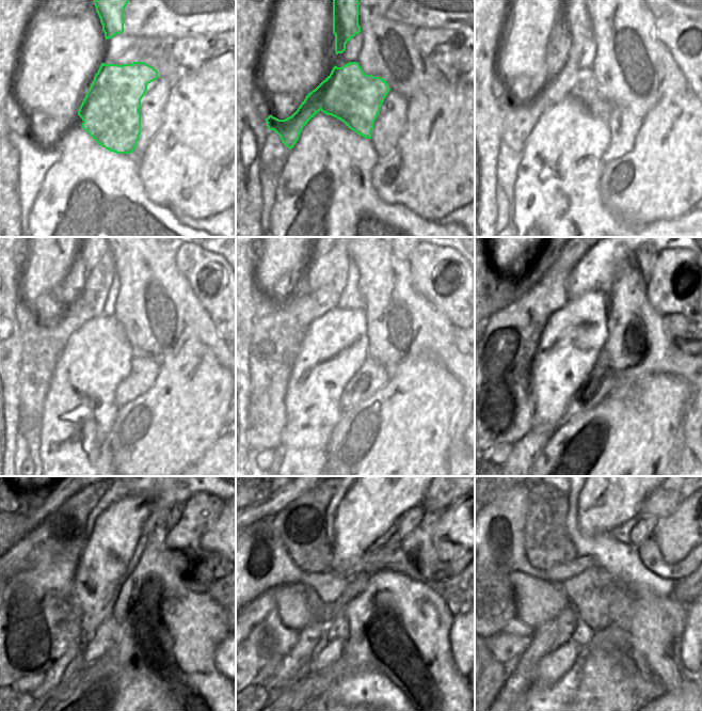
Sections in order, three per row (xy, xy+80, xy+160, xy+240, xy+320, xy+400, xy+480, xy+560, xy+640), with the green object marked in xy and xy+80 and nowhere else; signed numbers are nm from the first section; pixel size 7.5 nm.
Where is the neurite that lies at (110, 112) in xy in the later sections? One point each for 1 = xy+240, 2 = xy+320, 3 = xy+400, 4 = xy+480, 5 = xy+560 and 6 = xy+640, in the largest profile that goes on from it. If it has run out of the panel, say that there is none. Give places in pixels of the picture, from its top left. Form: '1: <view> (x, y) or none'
1: xy+240 (92, 271)
2: xy+320 (273, 348)
3: xy+400 (504, 411)
4: xy+480 (38, 618)
5: xy+560 (257, 637)
6: xy+640 (514, 626)

